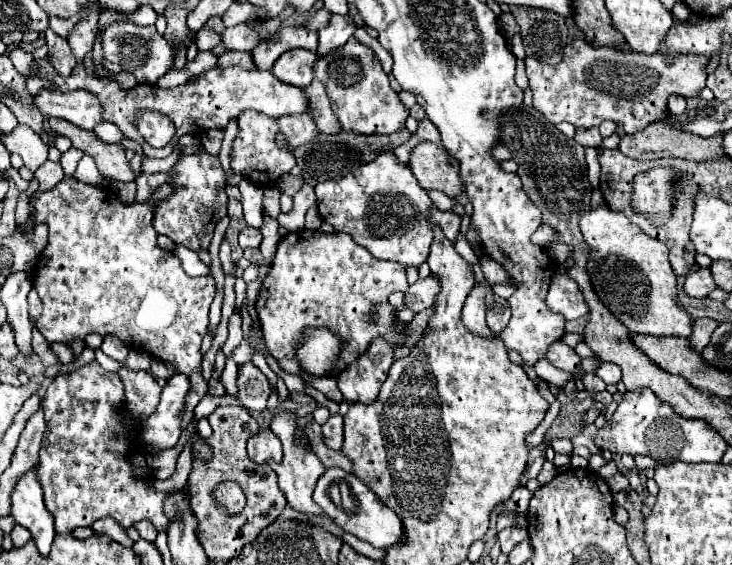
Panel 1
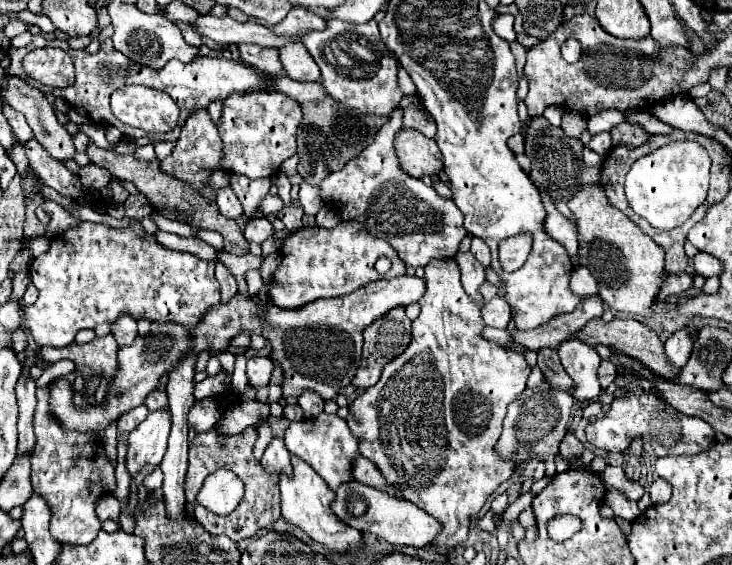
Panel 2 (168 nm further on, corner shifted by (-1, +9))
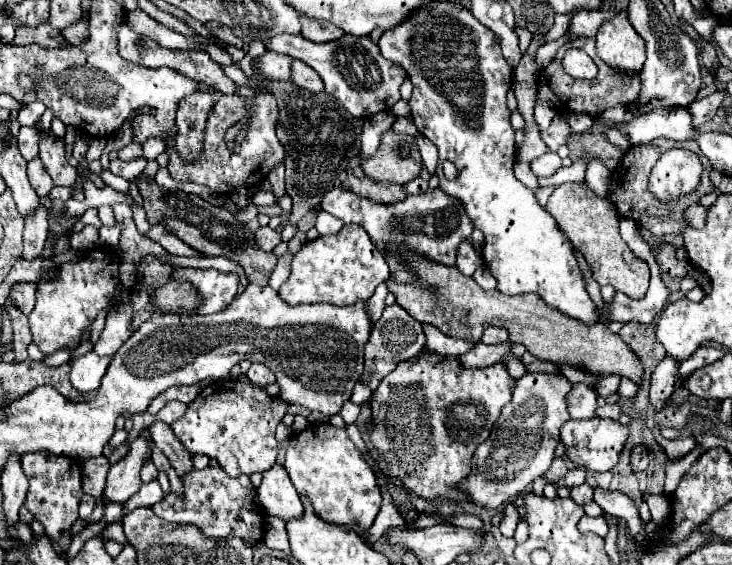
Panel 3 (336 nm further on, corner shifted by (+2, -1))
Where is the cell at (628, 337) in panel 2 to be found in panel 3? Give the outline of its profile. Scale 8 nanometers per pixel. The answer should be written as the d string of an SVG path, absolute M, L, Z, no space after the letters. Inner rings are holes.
M412 256L412 268L420 276L416 284L392 284L386 280L390 292L396 296L396 302L418 322L428 322L442 330L446 336L464 338L478 342L482 332L488 326L506 328L510 340L516 344L524 344L528 352L532 352L540 360L550 360L556 364L568 364L574 368L582 368L590 374L618 374L628 376L632 382L642 384L644 368L640 358L632 352L632 348L614 332L608 330L606 324L582 324L558 308L548 306L536 294L522 296L506 296L498 290L486 292L482 290L474 278L468 278L458 272L456 266L448 268L442 264L428 264L428 260L420 260L420 256ZM424 286L436 286L436 294L426 294Z

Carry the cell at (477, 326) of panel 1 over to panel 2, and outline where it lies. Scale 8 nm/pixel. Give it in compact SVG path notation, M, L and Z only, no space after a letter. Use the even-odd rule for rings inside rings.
M457 252L455 262L457 262L459 270L461 270L461 282L463 282L465 292L475 302L481 302L479 286L485 282L485 268L481 266L481 262L471 252Z

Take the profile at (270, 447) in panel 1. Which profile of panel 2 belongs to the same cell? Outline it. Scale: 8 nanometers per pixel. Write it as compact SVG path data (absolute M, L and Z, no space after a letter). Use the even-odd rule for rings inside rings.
M273 438L271 444L267 446L263 460L261 460L263 470L275 472L275 474L291 474L291 454L285 448L281 438Z

